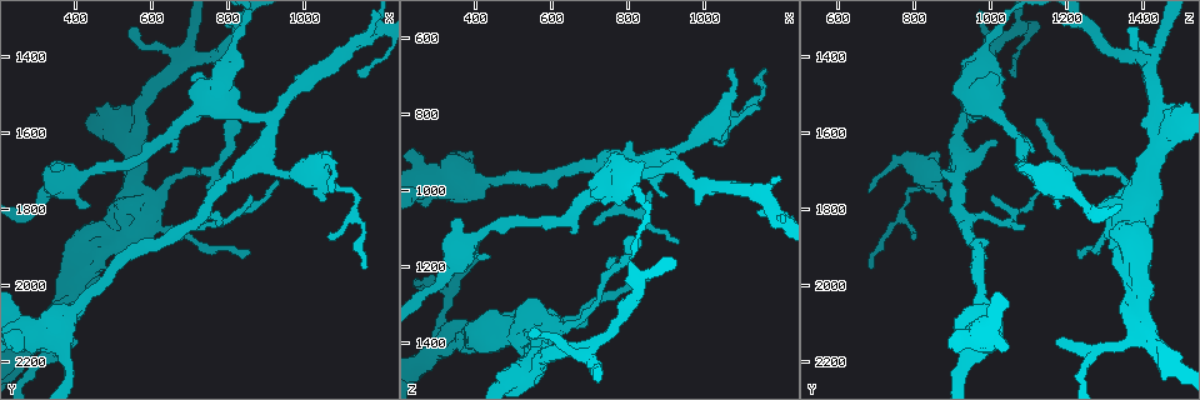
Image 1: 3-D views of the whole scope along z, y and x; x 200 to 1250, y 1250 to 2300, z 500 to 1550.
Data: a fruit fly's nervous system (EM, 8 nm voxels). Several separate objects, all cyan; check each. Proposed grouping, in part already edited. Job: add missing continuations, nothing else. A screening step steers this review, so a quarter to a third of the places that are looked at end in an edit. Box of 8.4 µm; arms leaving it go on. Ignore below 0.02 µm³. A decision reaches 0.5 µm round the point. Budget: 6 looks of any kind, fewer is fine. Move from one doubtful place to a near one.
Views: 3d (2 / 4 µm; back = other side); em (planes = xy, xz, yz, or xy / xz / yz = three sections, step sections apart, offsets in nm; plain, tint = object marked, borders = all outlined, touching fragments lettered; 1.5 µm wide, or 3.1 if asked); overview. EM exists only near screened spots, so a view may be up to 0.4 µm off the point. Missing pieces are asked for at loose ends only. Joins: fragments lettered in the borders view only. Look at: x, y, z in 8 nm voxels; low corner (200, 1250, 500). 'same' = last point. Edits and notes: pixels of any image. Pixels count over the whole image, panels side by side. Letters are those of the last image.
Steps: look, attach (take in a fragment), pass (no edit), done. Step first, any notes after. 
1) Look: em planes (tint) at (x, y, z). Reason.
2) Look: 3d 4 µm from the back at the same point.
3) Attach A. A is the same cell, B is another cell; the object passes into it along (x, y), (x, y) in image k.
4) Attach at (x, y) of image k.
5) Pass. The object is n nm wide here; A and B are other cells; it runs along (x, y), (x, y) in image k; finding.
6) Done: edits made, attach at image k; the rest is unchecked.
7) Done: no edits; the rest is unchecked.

Look: 3d 4 µm at (430, 1790, 1175). An open end.

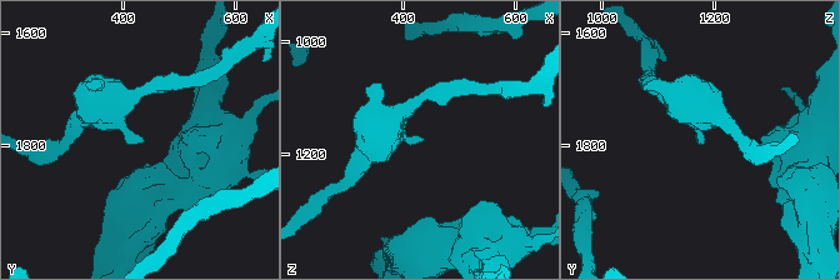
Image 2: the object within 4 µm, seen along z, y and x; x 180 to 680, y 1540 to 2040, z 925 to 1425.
Look: em xz step 8 (tint) at (435, 1790, 1165). Need the tissue.

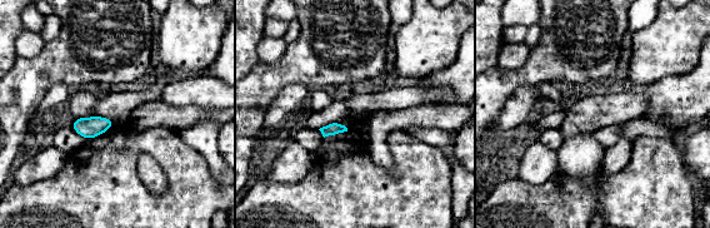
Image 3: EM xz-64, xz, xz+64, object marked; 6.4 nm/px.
Look: em planes (borders) at the same point. Another direction.

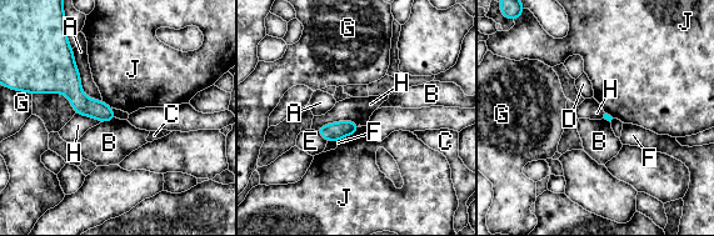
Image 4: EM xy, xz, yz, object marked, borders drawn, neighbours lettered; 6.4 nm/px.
Pass. A, B, C, D, E, F, G, H and J are other cells; a border runs along (358, 124), (339, 120), (315, 130) in image 4; none of them fits.

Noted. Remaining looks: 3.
Look: em xz step 4 (plain) at (400, 2155, 1170). An open end.

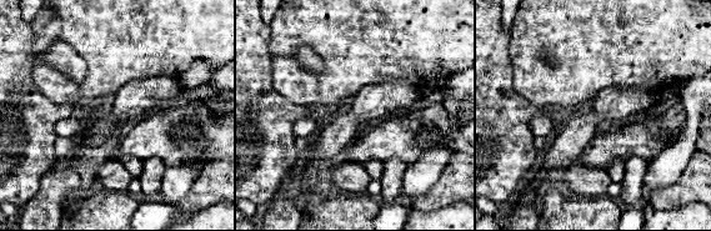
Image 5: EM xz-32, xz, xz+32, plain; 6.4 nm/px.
Look: em xz step 4 (borders) at the same point.

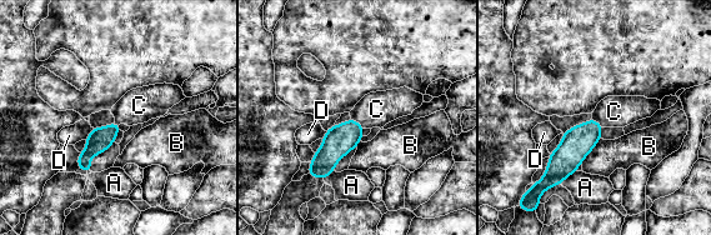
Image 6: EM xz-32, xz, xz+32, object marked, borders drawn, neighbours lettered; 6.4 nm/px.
Attach C. C is the same cell, A, B and D are other cells; the cell continues.

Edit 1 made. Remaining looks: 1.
Done: edits made, attach at image 6; the rest is unchecked.

